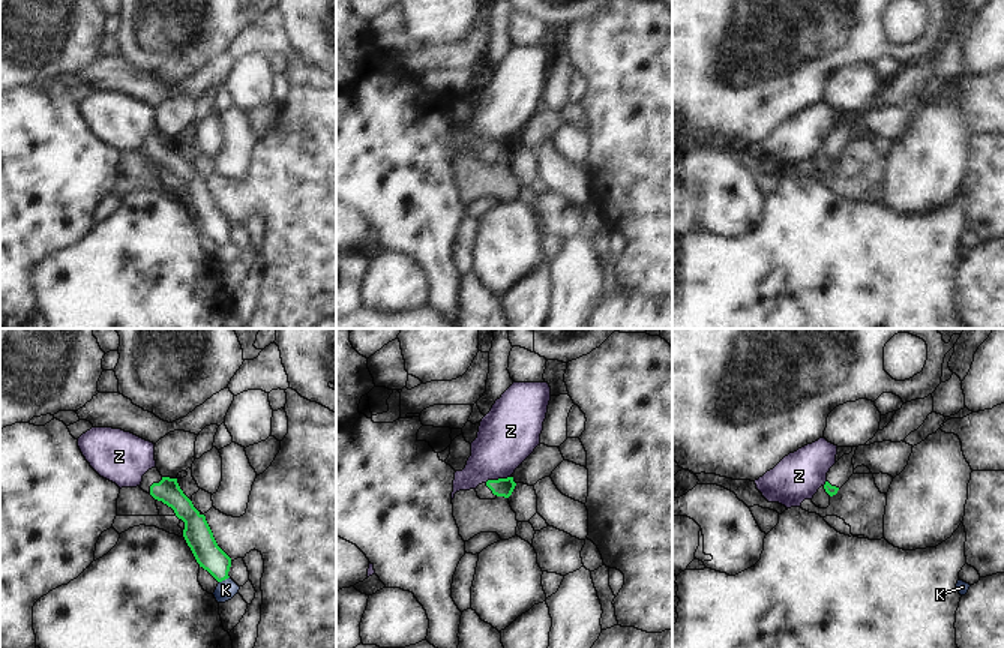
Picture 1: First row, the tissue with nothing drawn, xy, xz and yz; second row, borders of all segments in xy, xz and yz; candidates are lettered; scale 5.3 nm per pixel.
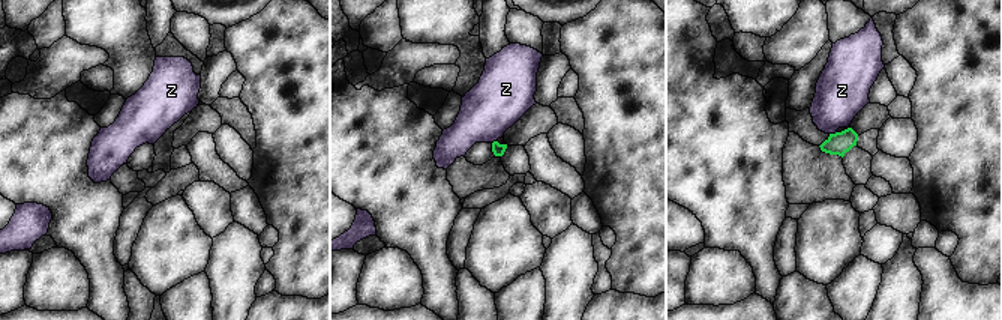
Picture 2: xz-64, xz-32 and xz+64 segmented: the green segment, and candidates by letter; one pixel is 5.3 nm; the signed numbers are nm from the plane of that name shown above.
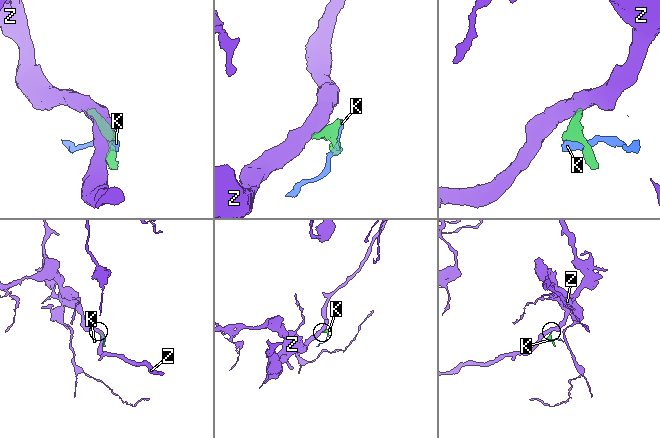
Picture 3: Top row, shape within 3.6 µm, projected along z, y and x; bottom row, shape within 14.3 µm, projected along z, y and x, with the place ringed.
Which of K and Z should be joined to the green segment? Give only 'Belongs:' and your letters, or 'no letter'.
Belongs: no letter.

